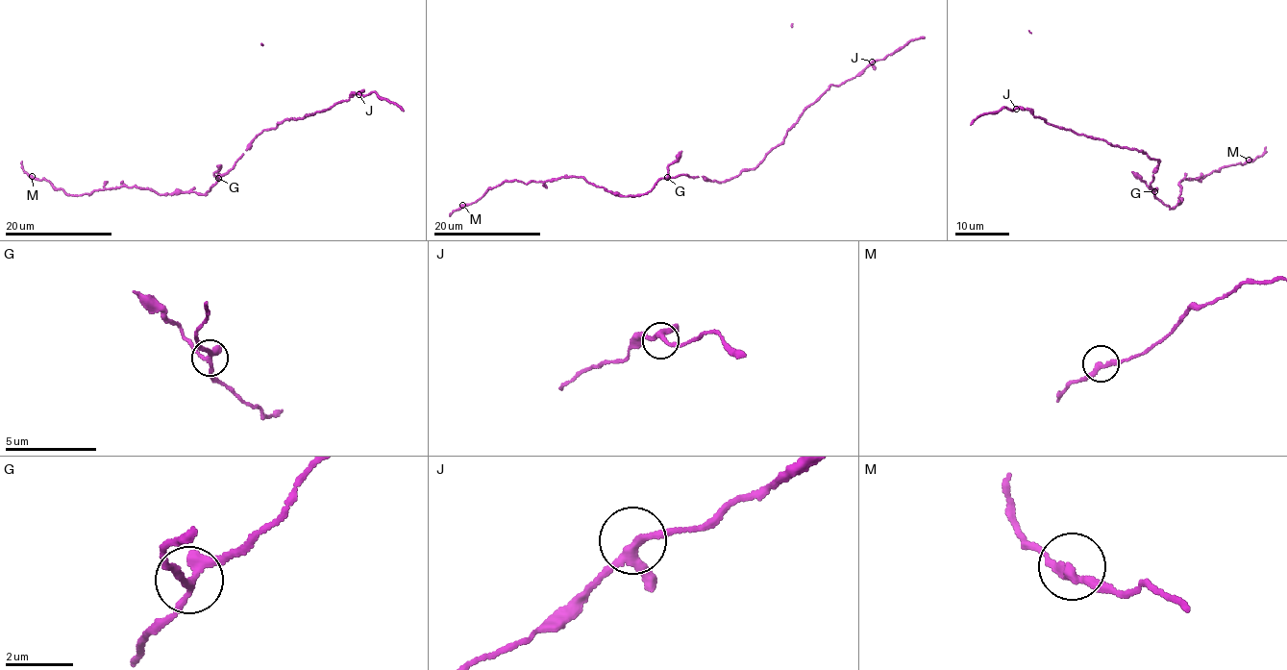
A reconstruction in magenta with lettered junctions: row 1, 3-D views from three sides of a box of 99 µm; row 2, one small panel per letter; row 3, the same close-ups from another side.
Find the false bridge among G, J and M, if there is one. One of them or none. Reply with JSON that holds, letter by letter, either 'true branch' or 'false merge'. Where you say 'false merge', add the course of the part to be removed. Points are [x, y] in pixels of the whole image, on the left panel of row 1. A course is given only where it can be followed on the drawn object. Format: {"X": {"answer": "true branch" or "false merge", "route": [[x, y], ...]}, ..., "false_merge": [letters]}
{"G": {"answer": "false merge", "route": [[217, 178], [213, 175], [221, 165]]}, "J": {"answer": "true branch"}, "M": {"answer": "true branch"}, "false_merge": ["G"]}

